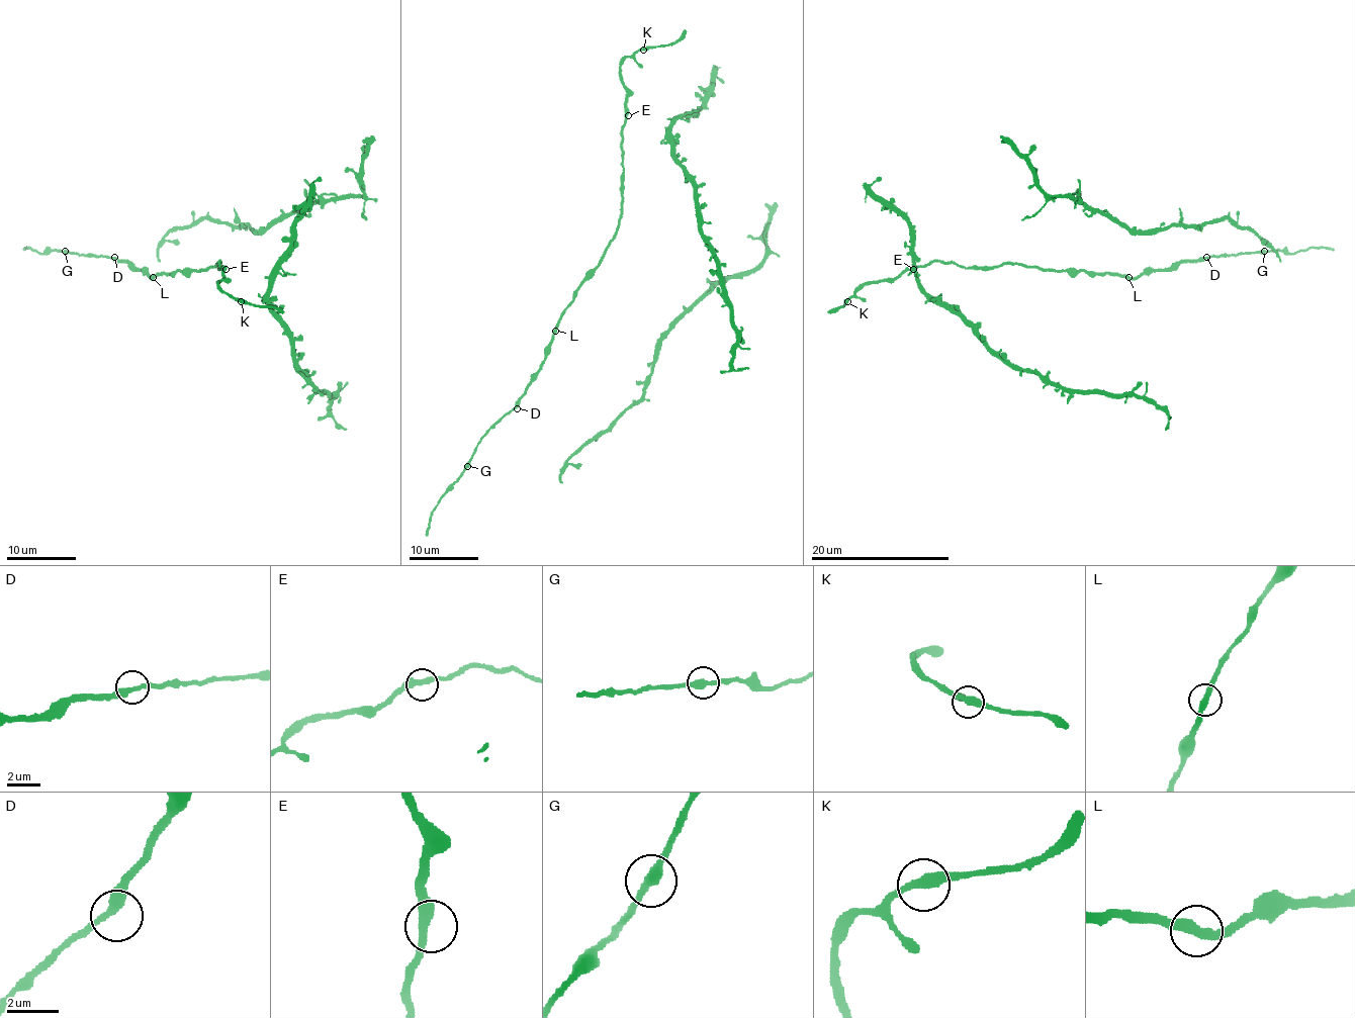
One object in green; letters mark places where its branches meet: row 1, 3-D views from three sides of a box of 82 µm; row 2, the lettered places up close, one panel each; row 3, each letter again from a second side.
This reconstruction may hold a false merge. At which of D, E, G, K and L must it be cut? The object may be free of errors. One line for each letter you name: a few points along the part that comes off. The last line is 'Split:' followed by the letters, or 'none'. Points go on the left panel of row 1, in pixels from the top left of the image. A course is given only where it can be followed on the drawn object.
Split: none

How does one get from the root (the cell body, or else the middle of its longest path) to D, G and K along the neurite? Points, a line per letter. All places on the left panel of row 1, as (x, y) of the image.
D: (165, 274), (151, 277), (144, 270), (137, 270), (128, 262), (119, 262), (114, 257)
G: (165, 274), (151, 277), (128, 262), (64, 252)
K: (165, 274), (204, 270), (215, 264), (220, 267), (220, 262), (223, 279), (218, 286), (241, 301)

